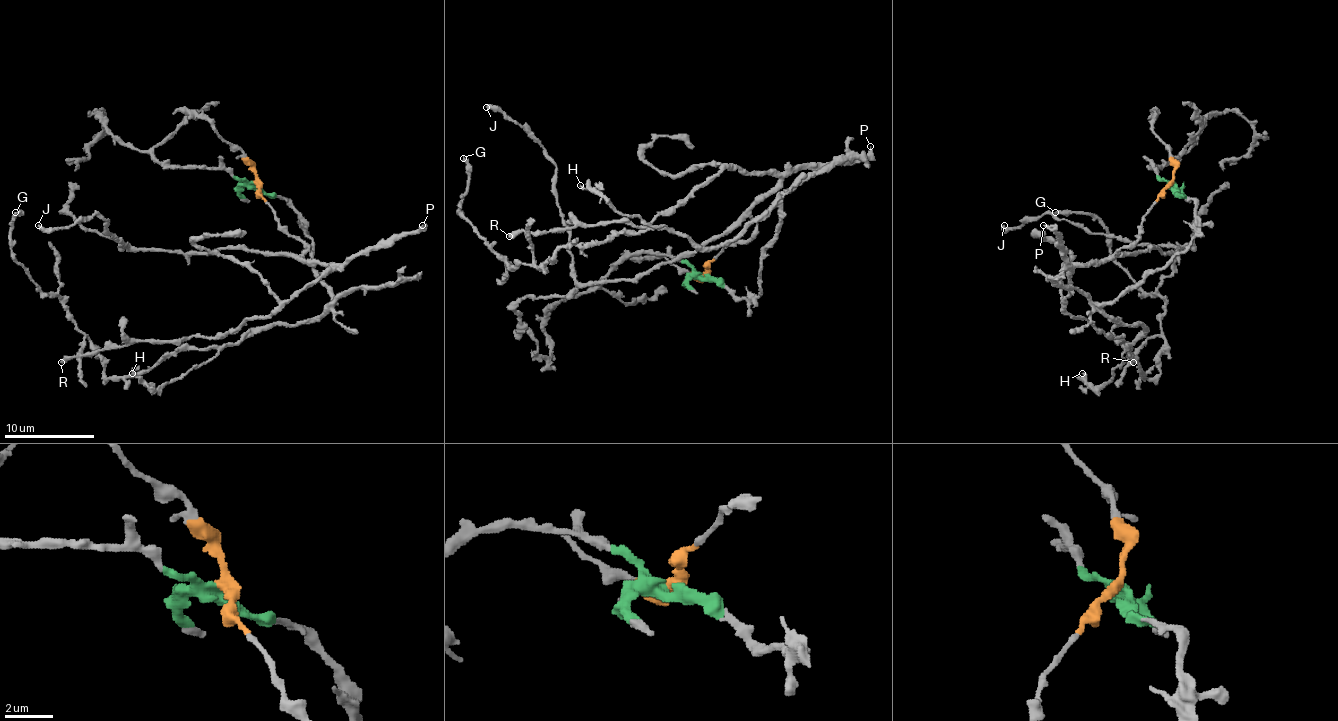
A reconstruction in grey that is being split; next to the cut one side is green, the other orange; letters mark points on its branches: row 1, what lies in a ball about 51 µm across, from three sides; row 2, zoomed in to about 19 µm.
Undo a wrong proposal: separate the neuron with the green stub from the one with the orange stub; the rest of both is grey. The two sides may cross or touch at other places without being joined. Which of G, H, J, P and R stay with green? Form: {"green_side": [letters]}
{"green_side": ["G", "H"]}

